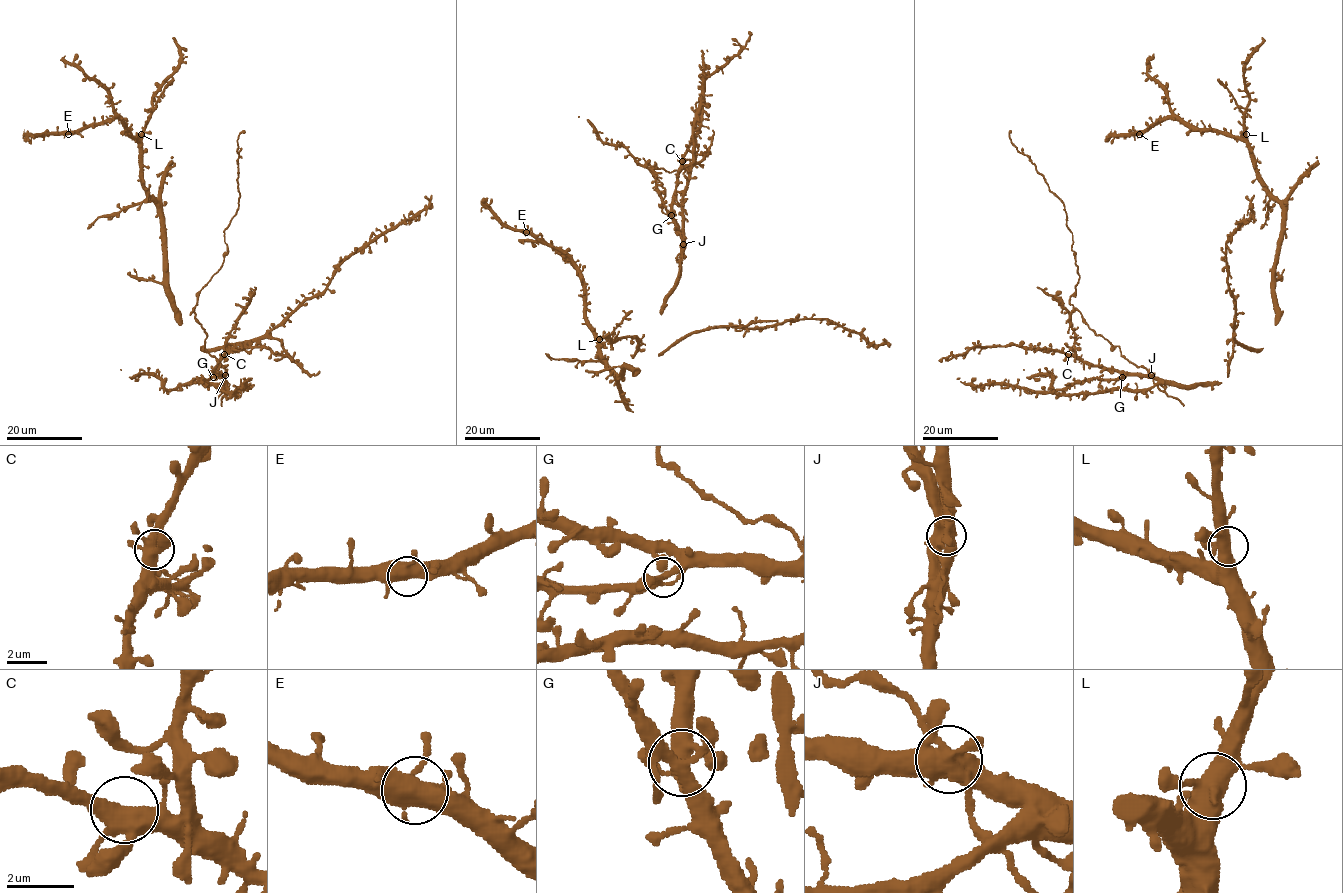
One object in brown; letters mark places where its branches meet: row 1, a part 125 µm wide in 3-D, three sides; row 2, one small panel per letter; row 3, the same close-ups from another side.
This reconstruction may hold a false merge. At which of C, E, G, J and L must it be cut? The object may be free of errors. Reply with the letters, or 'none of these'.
none of these

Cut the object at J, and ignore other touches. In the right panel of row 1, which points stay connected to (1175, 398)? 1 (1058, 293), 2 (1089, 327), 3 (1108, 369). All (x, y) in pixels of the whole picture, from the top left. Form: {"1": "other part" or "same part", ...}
{"1": "other part", "2": "same part", "3": "other part"}

